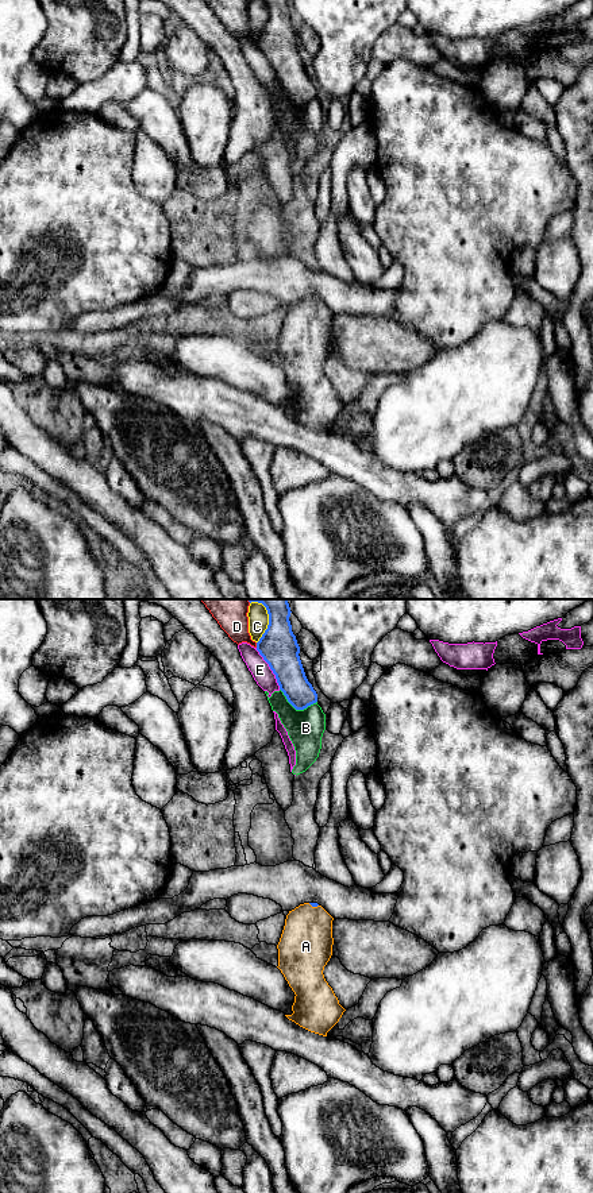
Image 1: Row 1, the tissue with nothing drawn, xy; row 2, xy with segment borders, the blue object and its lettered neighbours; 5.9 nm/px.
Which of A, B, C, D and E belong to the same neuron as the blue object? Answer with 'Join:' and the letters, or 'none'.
Join: A

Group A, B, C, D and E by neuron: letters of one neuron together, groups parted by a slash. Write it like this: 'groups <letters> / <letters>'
groups A / B / C / D / E

